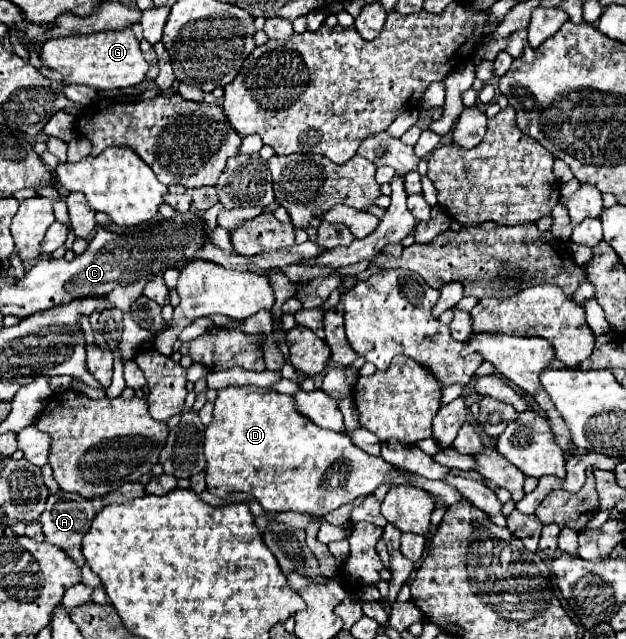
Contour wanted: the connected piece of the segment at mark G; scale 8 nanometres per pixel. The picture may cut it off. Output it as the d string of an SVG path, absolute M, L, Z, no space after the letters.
M130 29L46 41L40 59L48 69L58 71L64 77L64 83L80 83L98 91L134 87L144 81L144 75L148 71L148 63L142 57L140 43Z

